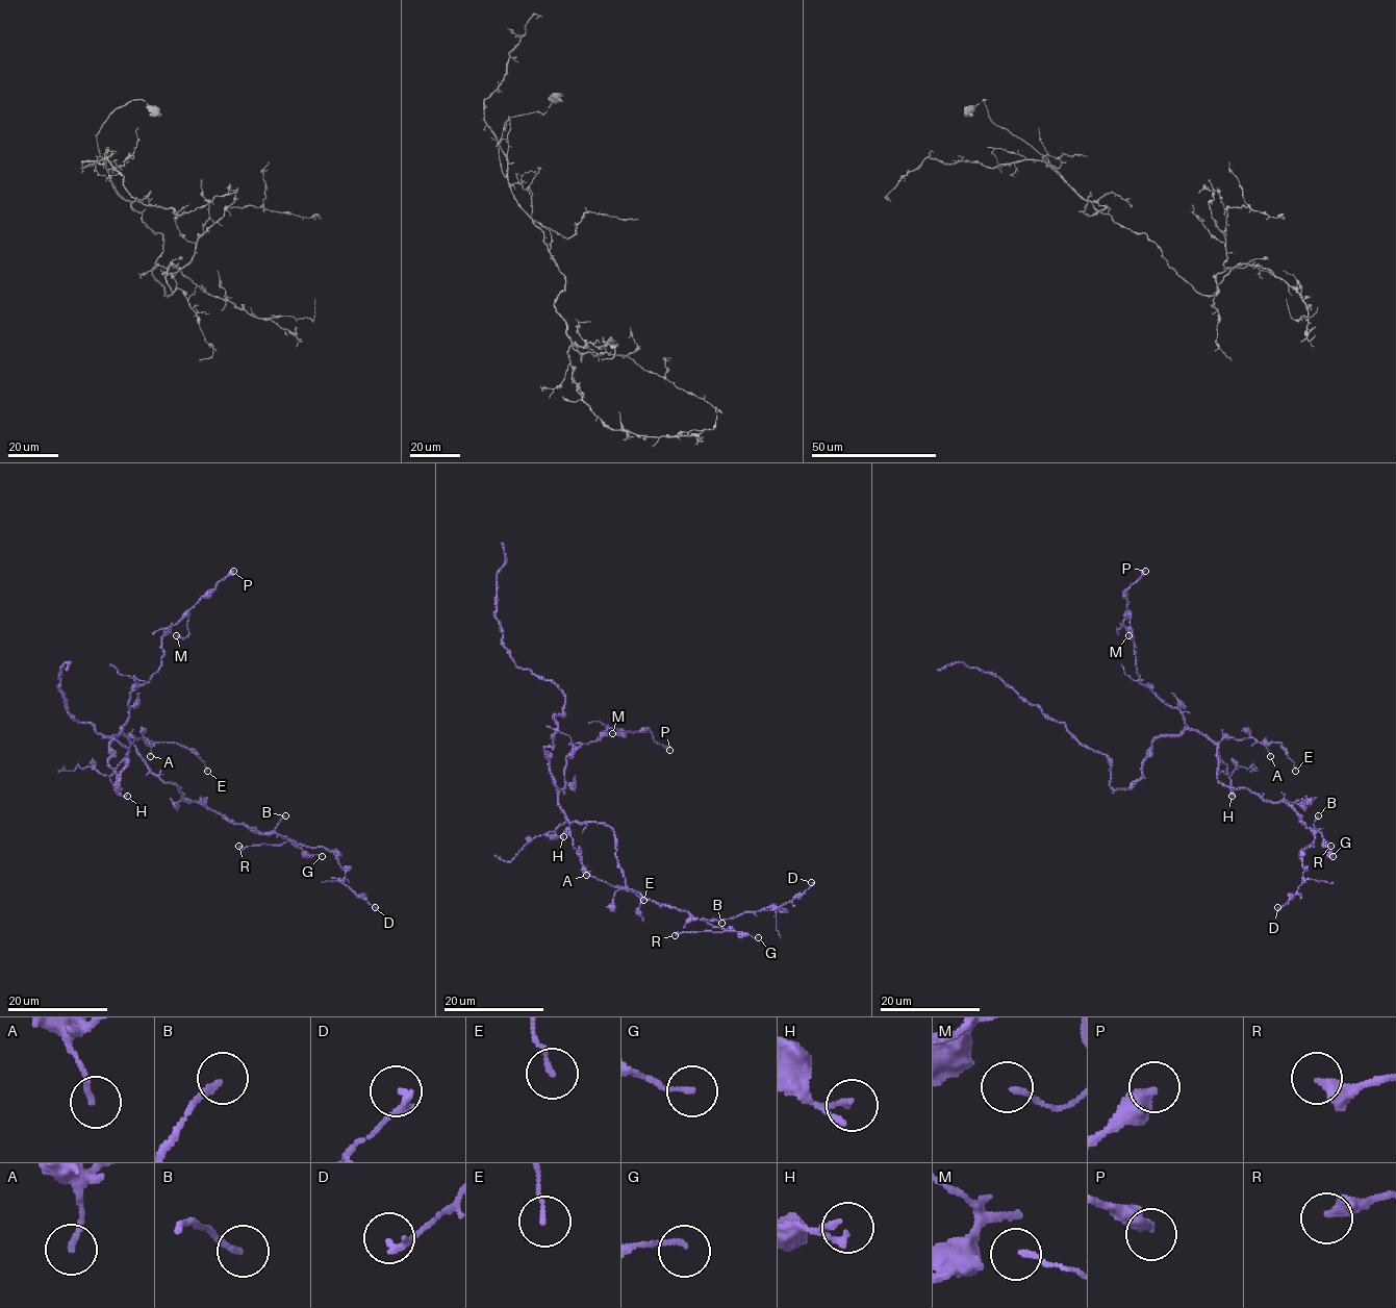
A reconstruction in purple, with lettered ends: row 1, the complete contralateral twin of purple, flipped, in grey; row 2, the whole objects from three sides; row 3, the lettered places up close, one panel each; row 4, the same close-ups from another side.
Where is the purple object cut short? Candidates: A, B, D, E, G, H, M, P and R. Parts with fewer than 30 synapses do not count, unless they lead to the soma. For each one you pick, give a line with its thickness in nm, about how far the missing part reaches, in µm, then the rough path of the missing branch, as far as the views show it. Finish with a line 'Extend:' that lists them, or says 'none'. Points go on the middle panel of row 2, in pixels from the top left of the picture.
Extend: none

